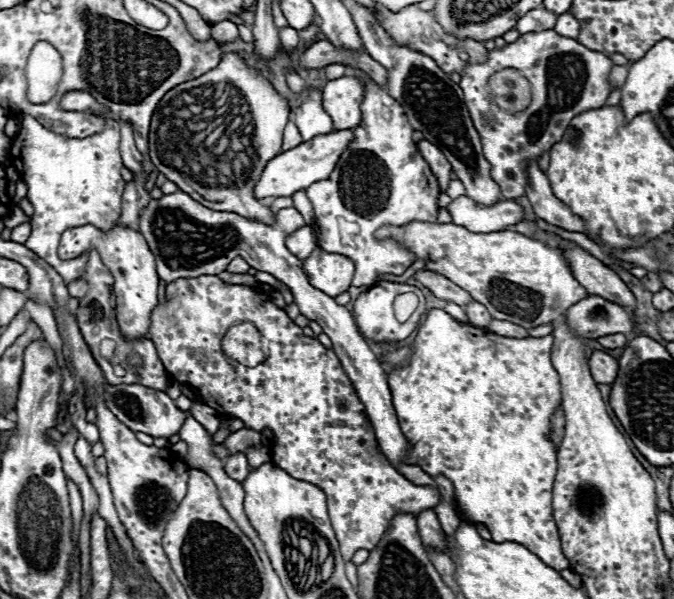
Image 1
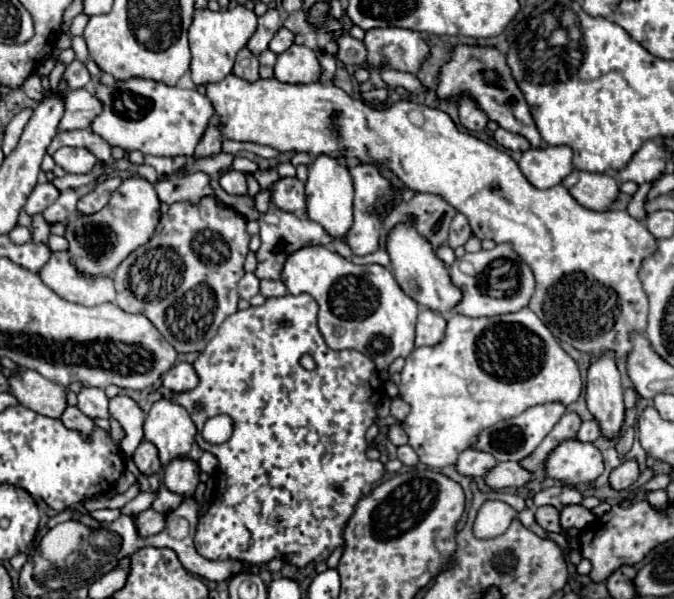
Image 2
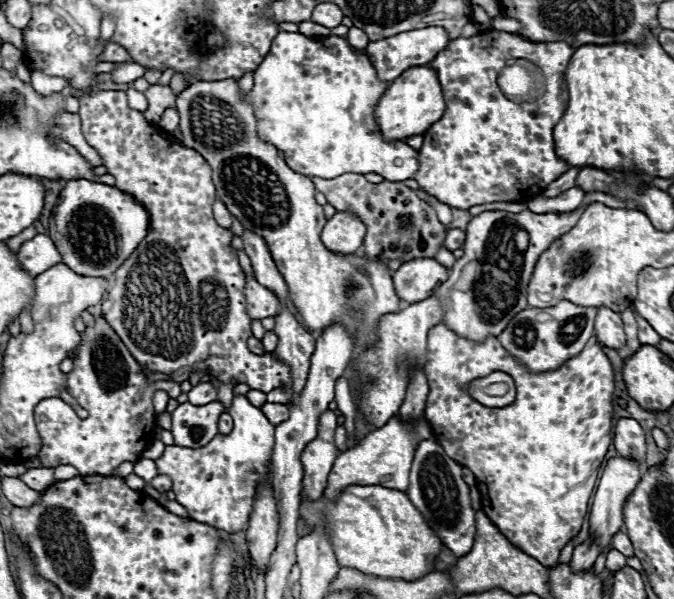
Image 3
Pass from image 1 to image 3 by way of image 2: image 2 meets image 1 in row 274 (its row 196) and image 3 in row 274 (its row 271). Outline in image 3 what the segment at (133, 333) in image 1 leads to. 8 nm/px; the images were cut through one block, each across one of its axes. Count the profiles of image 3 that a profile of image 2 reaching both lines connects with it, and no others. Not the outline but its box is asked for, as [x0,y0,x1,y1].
[48,180,150,280]

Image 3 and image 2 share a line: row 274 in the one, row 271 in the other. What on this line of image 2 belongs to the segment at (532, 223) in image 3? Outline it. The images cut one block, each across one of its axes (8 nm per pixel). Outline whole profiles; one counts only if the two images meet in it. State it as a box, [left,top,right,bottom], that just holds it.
[449,244,534,318]

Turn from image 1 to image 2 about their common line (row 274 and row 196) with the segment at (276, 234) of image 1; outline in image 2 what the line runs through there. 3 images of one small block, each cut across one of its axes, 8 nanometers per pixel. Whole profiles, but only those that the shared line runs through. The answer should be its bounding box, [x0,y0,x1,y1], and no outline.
[156,172,306,212]

